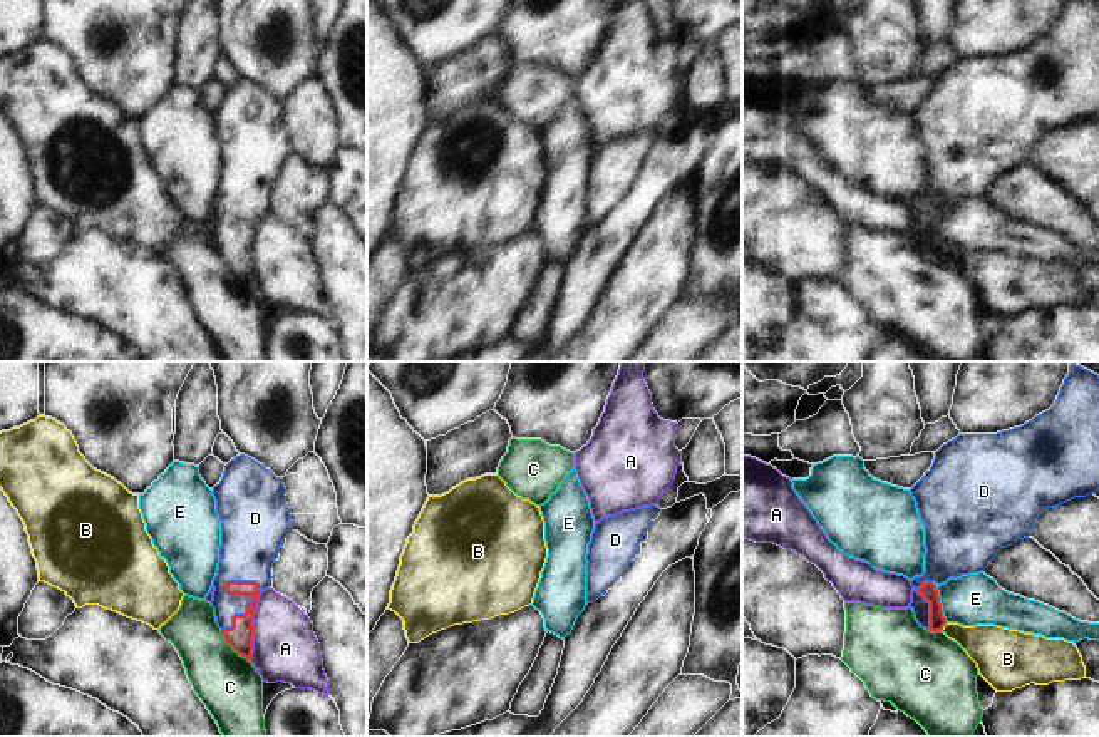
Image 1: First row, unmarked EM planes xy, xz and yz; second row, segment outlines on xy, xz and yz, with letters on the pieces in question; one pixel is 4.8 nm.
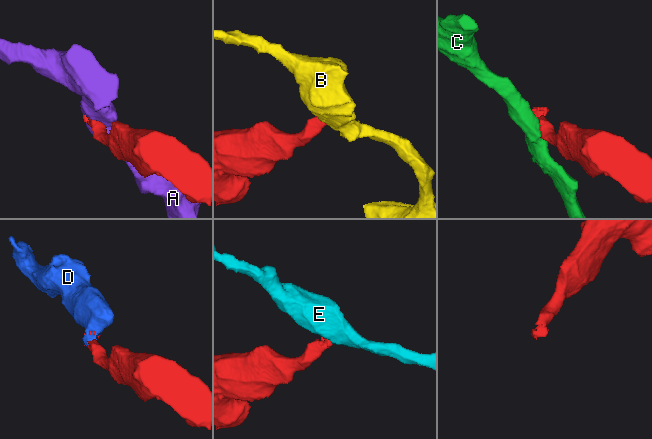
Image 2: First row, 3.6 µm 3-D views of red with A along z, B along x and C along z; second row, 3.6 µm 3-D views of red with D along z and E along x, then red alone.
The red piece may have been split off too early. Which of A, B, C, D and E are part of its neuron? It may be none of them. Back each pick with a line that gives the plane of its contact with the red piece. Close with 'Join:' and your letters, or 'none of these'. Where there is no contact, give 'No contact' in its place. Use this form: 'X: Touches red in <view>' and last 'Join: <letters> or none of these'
D: Touches red in xy
Join: D

